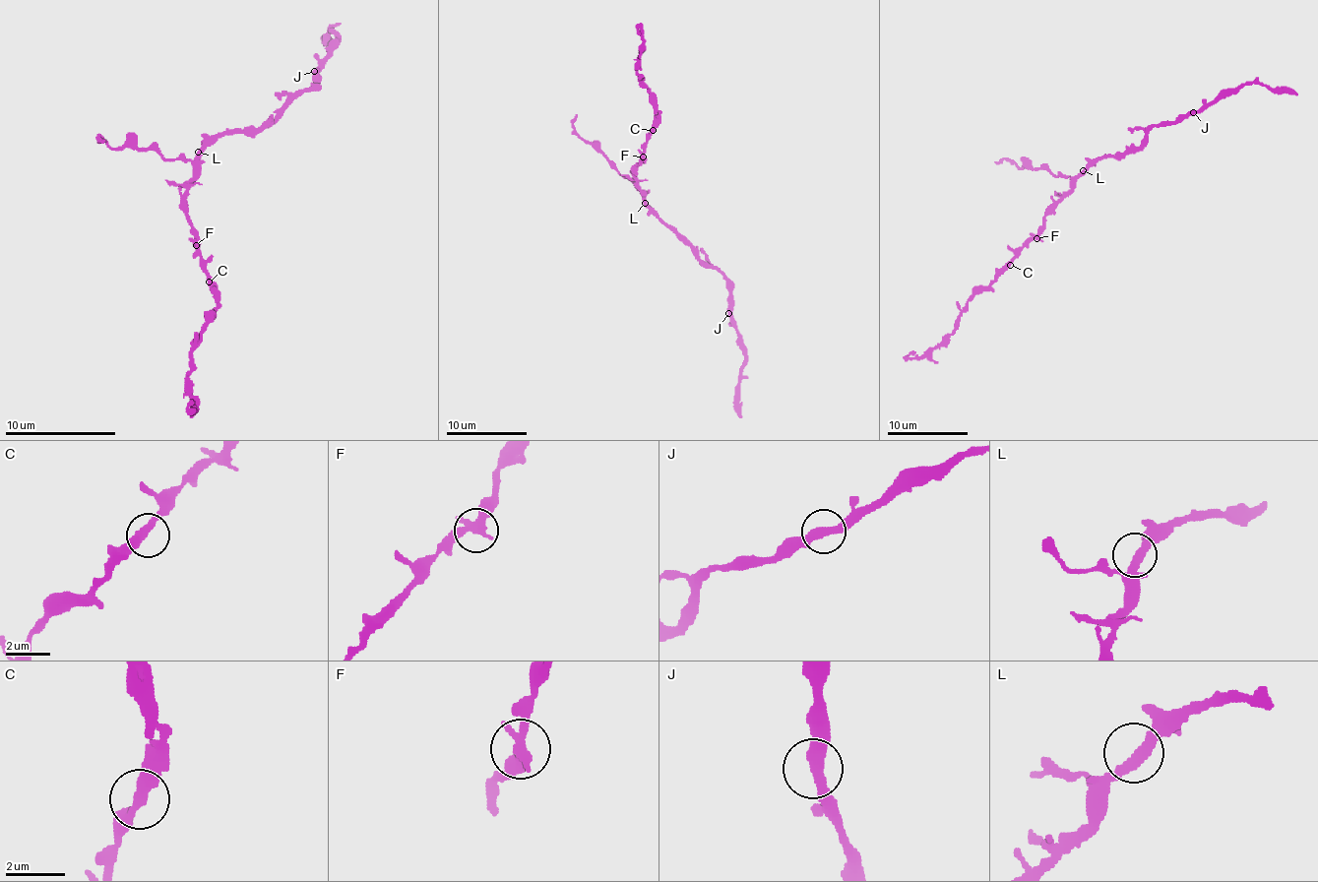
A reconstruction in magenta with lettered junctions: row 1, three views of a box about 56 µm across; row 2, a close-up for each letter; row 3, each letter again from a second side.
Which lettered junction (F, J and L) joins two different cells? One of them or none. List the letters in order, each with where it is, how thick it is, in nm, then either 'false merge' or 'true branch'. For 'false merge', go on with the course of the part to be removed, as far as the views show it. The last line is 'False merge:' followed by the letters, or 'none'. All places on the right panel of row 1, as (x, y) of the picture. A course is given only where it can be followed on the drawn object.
F: at (1036, 238); 380 nm thick; true branch
J: at (1193, 112); 380 nm thick; true branch
L: at (1083, 170); 360 nm thick; true branch
False merge: none

